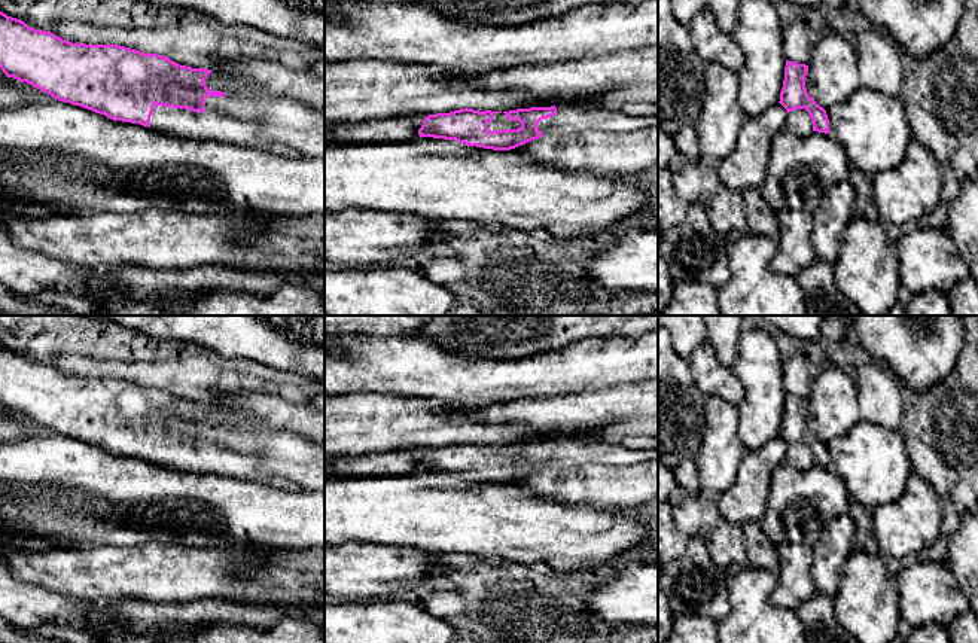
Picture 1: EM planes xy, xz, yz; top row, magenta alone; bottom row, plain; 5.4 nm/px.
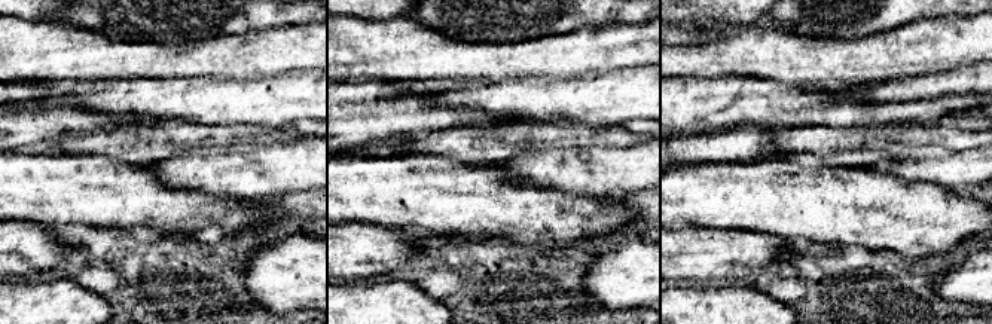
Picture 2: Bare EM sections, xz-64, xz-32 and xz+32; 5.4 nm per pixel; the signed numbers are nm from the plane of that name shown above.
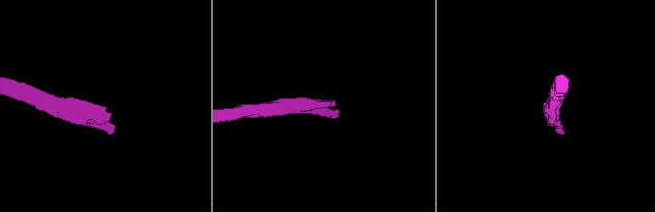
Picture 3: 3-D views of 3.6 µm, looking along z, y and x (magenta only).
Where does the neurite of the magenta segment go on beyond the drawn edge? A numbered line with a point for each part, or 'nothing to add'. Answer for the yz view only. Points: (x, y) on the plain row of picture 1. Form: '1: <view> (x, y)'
1: yz (798, 454)

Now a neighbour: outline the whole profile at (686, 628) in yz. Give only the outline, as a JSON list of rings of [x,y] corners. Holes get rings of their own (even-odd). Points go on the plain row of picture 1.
[[[679,615],[664,643],[719,643],[717,622],[700,615]]]

